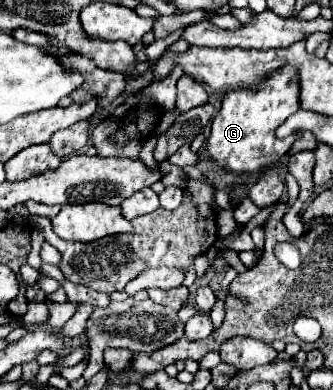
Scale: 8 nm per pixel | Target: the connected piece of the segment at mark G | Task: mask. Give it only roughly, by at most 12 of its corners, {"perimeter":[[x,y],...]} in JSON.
{"perimeter":[[298,73],[226,91],[206,155],[236,177],[260,173],[296,137]]}

